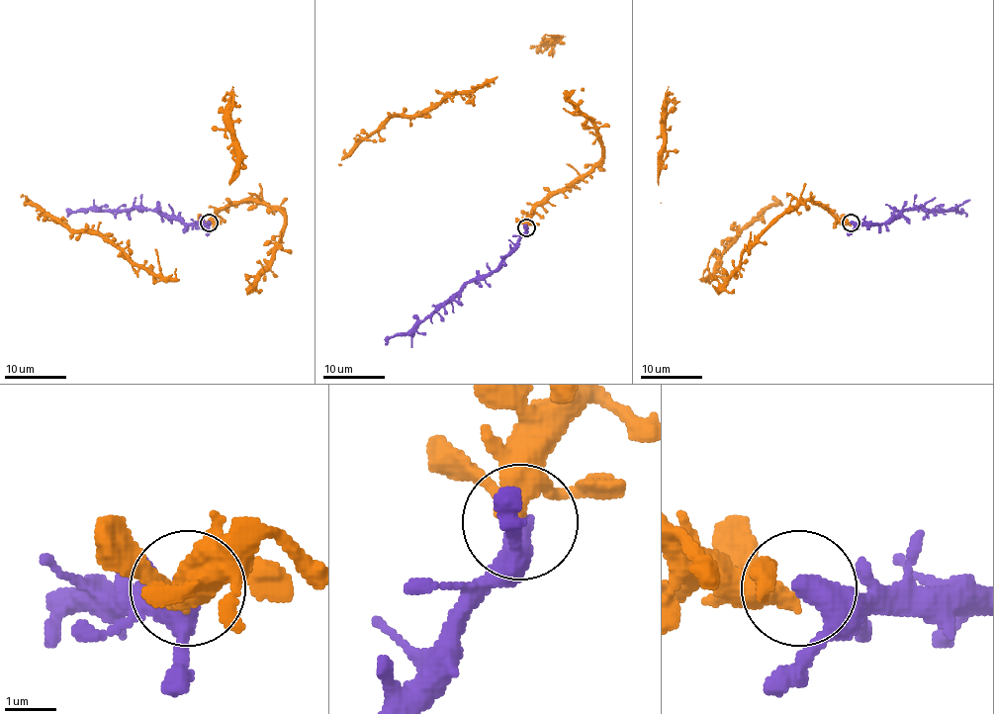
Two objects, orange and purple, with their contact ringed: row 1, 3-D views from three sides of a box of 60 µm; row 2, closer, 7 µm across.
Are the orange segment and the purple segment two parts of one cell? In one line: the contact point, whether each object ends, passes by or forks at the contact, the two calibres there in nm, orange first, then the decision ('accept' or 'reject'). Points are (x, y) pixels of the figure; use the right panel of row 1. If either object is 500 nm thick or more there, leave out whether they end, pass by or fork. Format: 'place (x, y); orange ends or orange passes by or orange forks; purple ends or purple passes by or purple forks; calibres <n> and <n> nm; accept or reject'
place (851, 223); orange forks; purple passes by; calibres 280 and 360 nm; accept

